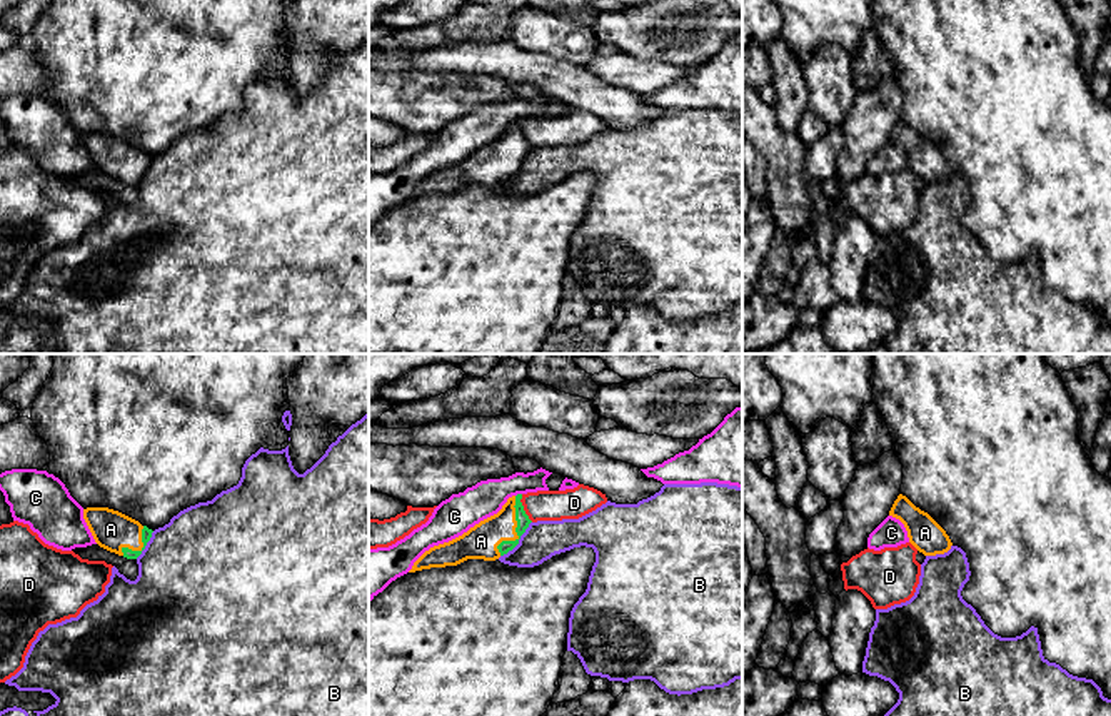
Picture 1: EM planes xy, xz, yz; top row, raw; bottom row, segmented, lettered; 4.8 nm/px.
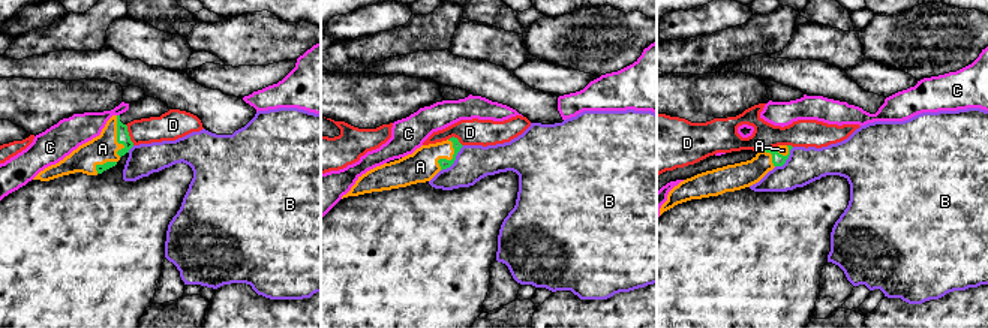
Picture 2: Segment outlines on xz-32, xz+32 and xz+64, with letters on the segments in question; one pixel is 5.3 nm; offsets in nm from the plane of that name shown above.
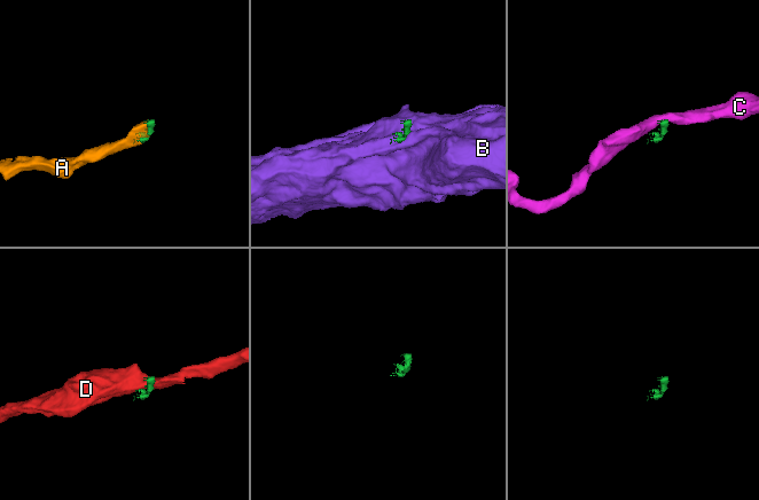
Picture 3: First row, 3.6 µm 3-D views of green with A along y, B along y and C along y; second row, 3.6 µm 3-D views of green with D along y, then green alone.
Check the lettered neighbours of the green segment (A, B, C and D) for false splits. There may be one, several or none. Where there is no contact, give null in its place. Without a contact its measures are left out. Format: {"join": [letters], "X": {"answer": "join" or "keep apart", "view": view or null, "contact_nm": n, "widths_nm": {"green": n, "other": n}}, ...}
{"join": ["A"], "A": {"answer": "join", "view": "xz", "contact_nm": 300, "widths_nm": {"green": 70, "other": 160}}, "B": {"answer": "keep apart", "view": "xz", "contact_nm": 220, "widths_nm": {"green": 70, "other": 190}}, "C": {"answer": "keep apart", "view": "xz", "contact_nm": 40, "widths_nm": {"green": 70, "other": 170}}, "D": {"answer": "keep apart", "view": "xz", "contact_nm": 150, "widths_nm": {"green": 70, "other": 140}}}

